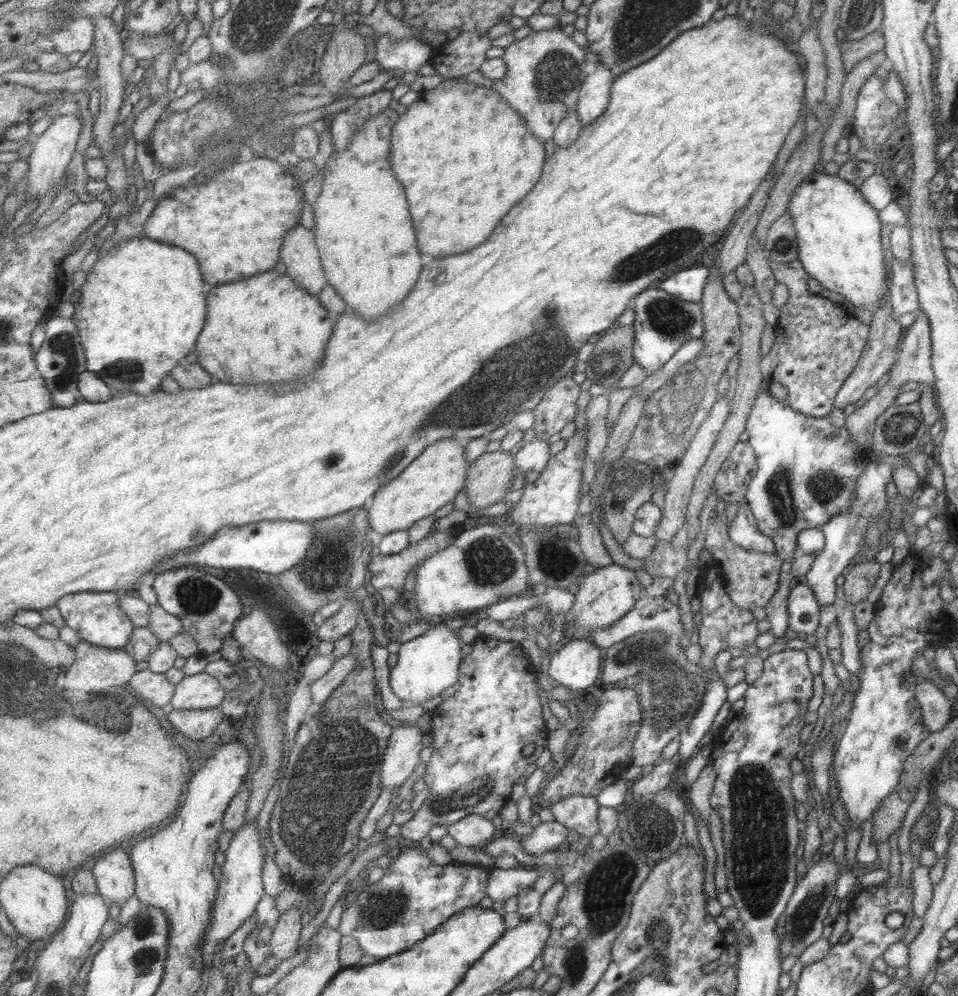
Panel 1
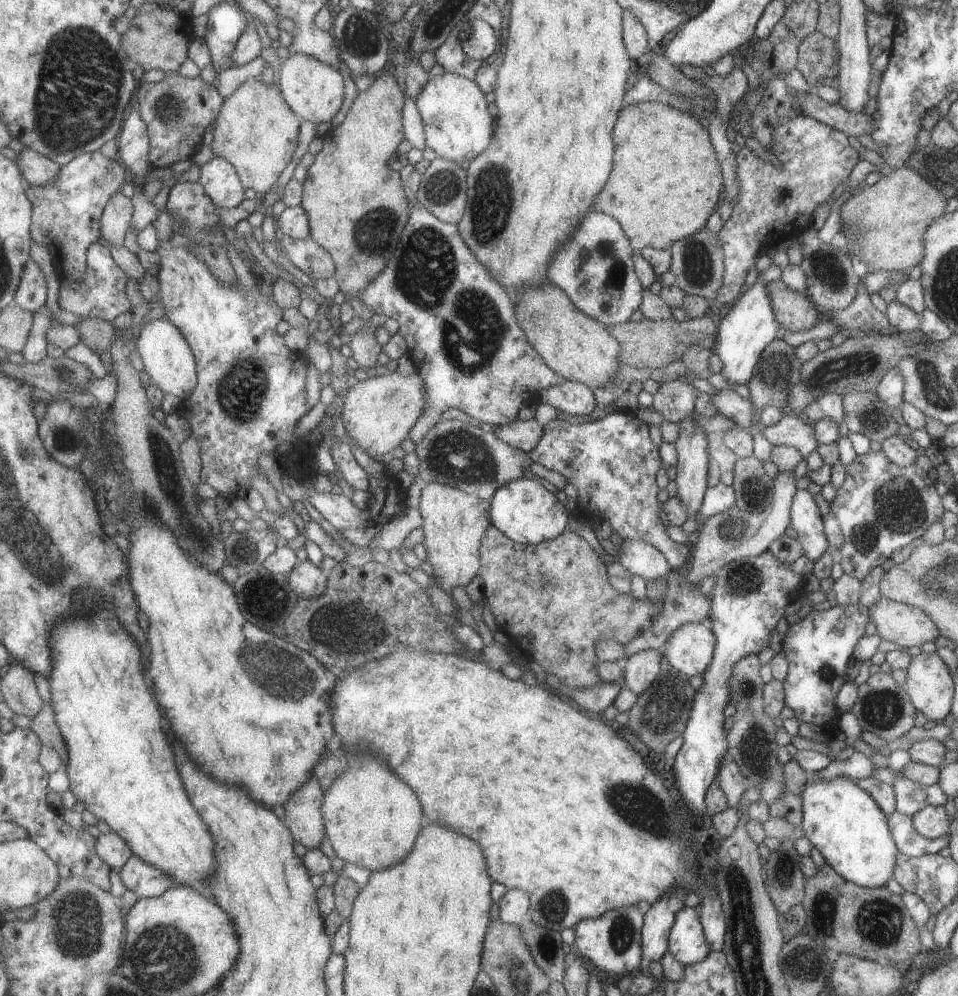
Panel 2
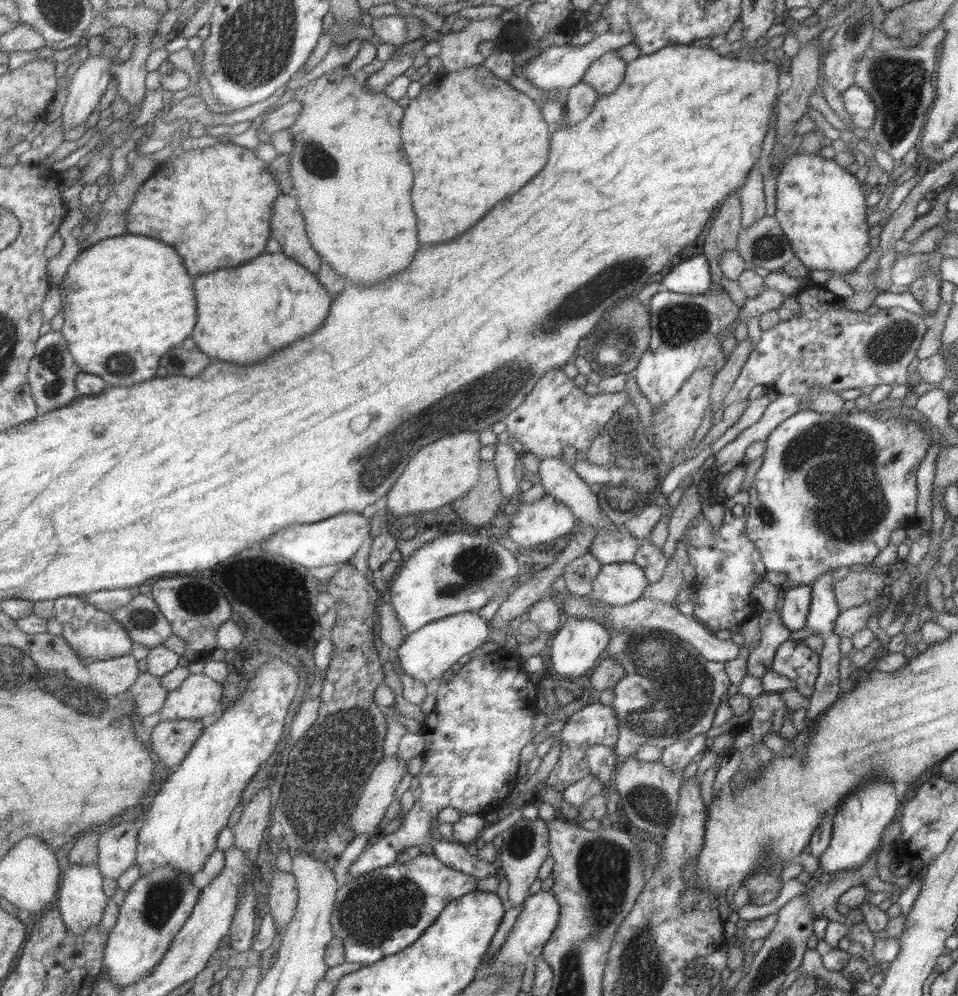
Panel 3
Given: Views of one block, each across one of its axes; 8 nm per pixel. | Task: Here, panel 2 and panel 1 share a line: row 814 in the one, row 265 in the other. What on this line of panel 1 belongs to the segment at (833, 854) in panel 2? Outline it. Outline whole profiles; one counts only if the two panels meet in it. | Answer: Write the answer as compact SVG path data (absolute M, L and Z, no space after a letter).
M811 172L799 183L799 186L795 188L795 191L791 193L791 199L789 199L789 205L787 205L787 214L793 219L793 226L795 227L795 234L798 242L797 260L799 260L804 272L810 278L815 279L819 285L821 285L822 289L840 294L843 302L847 301L853 306L861 306L861 308L873 310L876 306L880 305L880 300L882 300L886 290L888 290L887 280L885 280L885 262L883 262L885 250L881 248L881 242L879 241L881 240L879 237L879 228L882 222L879 220L877 210L871 208L864 200L863 196L861 196L858 186L854 186L853 183L837 177L837 174L828 176L827 174L823 174L823 172Z

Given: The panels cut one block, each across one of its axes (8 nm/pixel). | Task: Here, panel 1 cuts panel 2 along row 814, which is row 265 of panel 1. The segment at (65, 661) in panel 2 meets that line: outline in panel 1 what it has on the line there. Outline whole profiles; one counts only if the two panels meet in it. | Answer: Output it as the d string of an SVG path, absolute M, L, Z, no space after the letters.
M147 236L131 237L131 239L123 239L119 243L116 242L115 246L106 254L100 258L97 257L91 272L86 276L86 282L82 287L82 297L75 305L72 319L77 323L80 335L82 336L88 370L99 374L116 392L136 392L143 396L151 396L153 393L158 392L161 388L161 382L171 375L171 371L184 362L185 356L189 356L191 352L195 352L197 340L199 340L199 336L202 336L203 326L205 326L205 320L207 320L207 306L209 306L207 304L209 298L207 298L207 290L205 290L207 282L203 278L203 270L201 270L197 258L191 252L183 250L183 248L171 246L171 243L159 242Z

